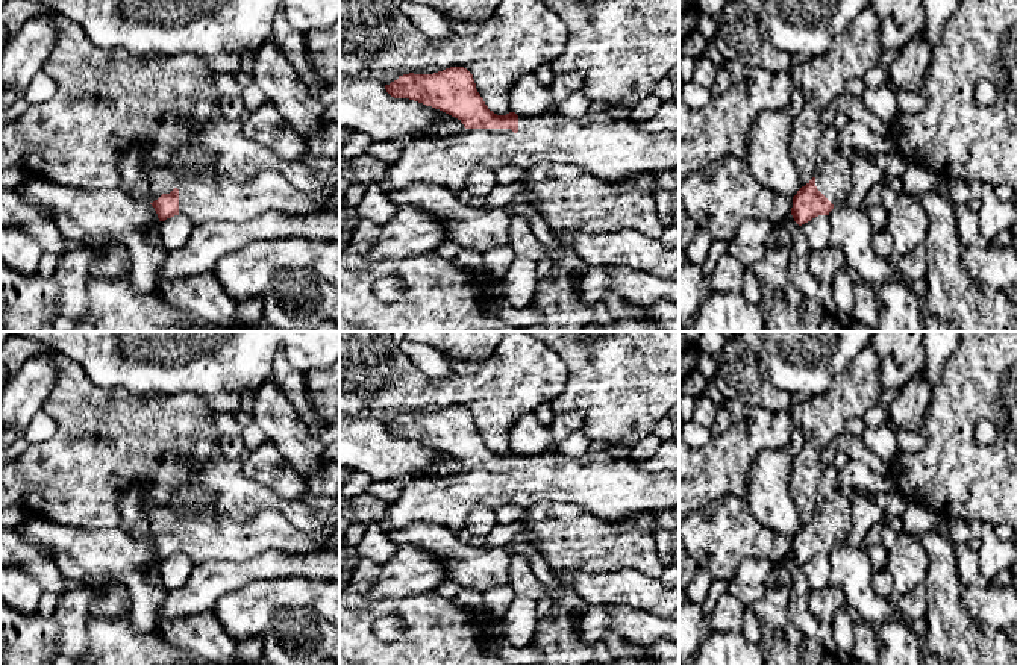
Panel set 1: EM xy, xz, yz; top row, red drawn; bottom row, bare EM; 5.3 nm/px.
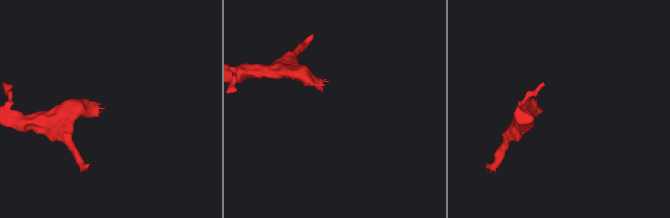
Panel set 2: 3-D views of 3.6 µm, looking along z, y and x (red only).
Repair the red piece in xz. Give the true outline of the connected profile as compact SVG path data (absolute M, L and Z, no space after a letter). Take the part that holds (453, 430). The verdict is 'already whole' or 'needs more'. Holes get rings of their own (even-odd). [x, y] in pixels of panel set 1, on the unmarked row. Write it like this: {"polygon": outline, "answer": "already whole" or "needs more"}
{"polygon": "M450 406L433 414L403 414L385 424L385 429L394 438L409 438L440 448L458 457L465 467L461 473L441 479L414 477L403 486L399 498L390 503L379 523L385 533L418 524L447 527L455 533L467 526L467 517L477 504L496 510L503 504L527 509L538 501L562 501L608 523L638 514L679 509L679 471L646 473L635 467L632 457L609 454L587 453L579 459L561 451L497 454L488 448L476 429L473 414L464 406Z", "answer": "needs more"}

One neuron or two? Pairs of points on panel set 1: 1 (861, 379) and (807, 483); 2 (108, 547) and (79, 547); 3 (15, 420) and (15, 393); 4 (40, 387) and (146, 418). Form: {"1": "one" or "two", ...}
{"1": "one", "2": "one", "3": "one", "4": "two"}

